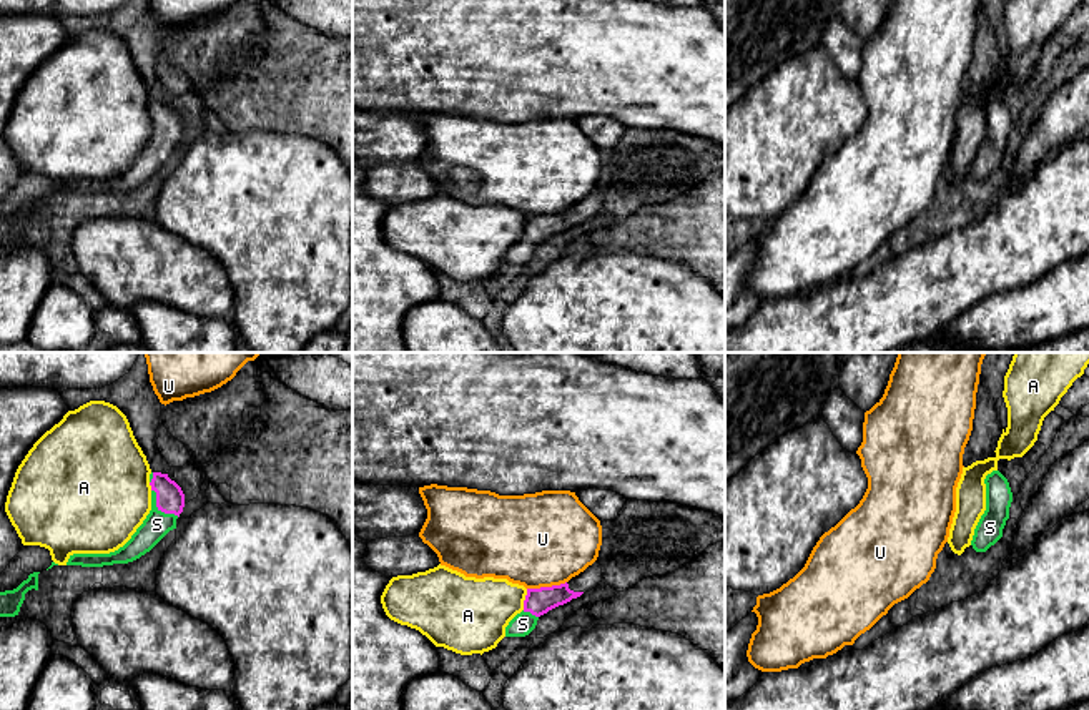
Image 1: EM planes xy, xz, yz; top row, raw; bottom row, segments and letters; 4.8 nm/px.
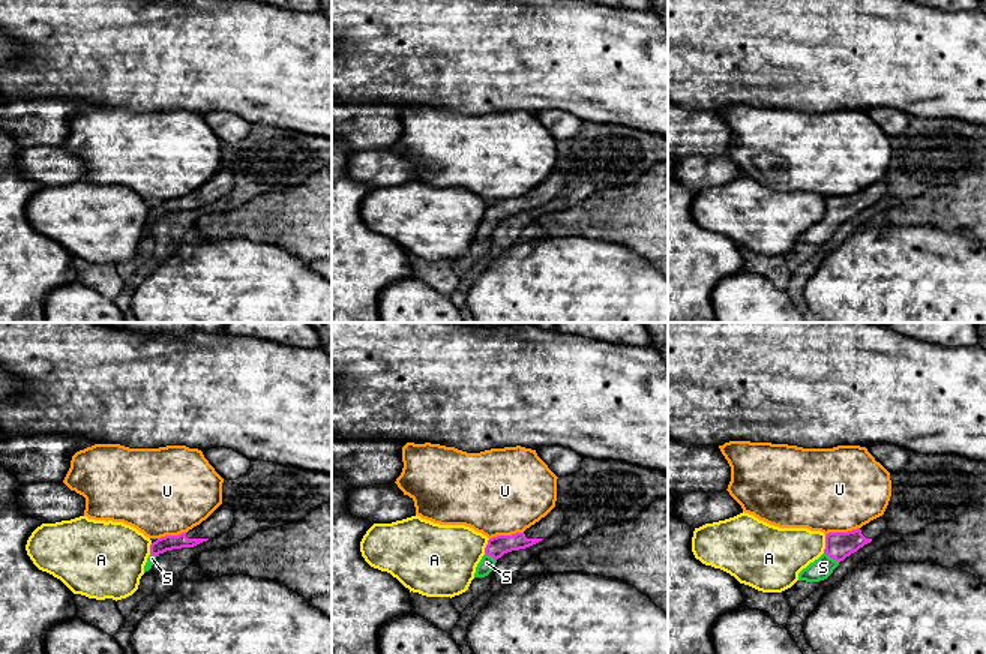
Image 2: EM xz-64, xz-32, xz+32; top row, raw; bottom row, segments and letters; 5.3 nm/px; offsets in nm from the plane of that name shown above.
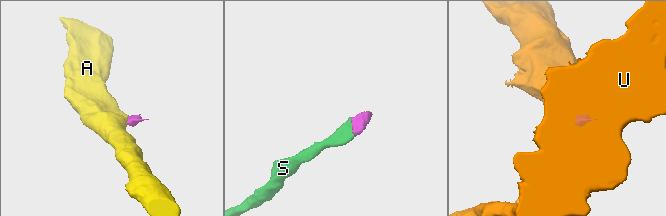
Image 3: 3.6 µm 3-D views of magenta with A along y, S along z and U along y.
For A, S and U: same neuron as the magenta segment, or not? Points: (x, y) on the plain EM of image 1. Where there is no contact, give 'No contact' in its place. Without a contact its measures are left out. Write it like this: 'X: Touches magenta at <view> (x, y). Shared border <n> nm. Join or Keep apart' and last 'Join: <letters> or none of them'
A: Touches magenta at xz (526, 226). Shared border 110 nm. Keep apart
S: Touches magenta at xy (160, 137). Shared border 190 nm. Join
U: Touches magenta at xz (546, 215). Shared border 200 nm. Keep apart
Join: S

